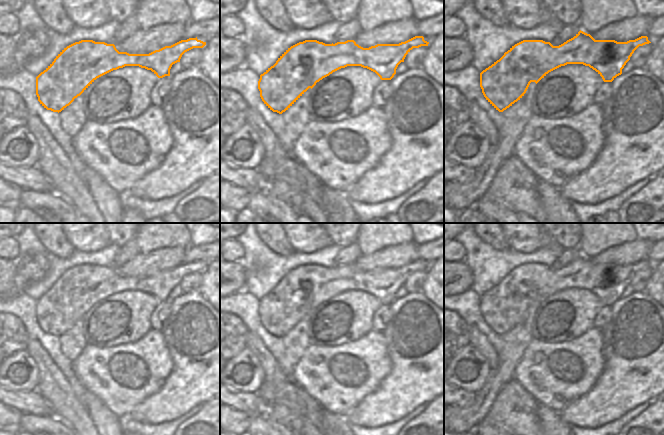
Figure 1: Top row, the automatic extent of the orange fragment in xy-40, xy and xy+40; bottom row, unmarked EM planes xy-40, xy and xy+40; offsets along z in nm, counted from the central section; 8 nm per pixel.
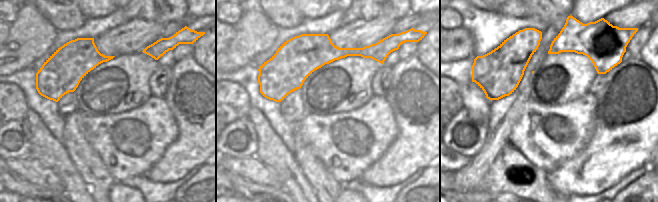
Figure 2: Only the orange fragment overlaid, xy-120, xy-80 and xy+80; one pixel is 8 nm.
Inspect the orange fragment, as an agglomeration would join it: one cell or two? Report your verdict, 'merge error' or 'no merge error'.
no merge error

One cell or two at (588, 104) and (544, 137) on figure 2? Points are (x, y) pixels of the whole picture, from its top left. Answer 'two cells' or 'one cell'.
one cell

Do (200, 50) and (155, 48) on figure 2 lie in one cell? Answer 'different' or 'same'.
different

